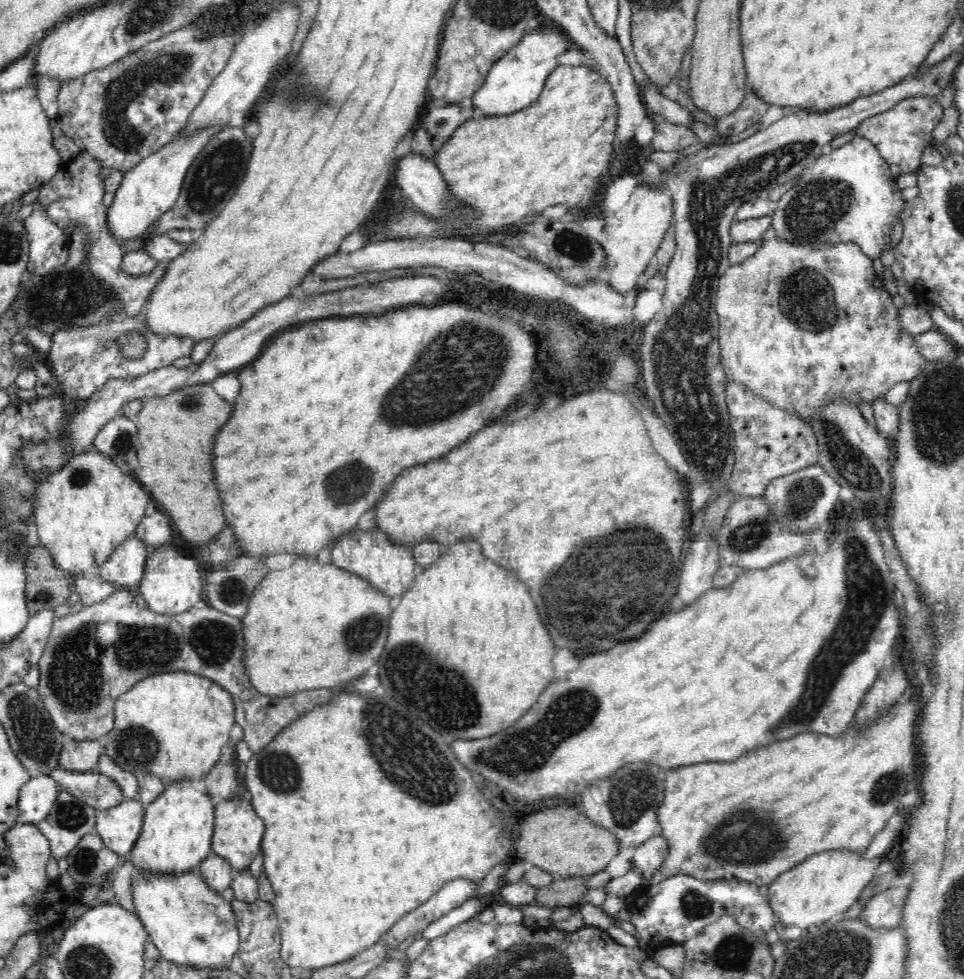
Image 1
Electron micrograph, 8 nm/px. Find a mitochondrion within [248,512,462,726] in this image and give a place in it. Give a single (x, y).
(365, 630)

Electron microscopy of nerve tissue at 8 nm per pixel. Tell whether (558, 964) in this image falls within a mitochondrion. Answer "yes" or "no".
yes

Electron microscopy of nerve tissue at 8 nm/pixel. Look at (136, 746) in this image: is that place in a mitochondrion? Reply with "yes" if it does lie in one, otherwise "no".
yes

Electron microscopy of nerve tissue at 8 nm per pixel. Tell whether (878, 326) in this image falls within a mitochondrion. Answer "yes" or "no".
no

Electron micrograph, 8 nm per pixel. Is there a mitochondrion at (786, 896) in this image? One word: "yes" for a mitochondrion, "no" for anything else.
no

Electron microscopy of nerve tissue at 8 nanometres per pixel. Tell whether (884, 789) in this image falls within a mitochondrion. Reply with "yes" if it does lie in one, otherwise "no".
yes

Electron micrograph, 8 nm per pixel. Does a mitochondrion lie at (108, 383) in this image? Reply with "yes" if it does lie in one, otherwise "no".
no

